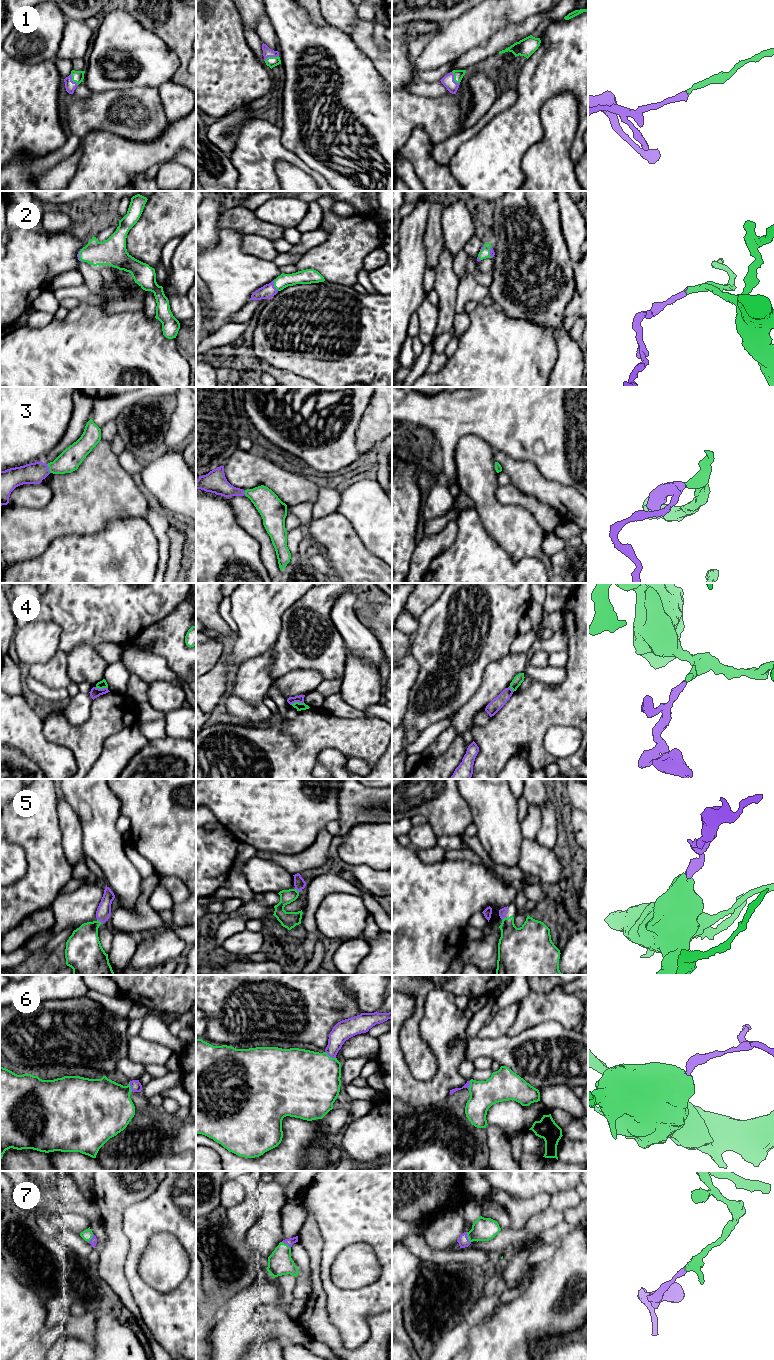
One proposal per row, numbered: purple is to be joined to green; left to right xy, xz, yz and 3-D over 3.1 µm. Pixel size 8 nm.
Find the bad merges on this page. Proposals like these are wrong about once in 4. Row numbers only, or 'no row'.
4

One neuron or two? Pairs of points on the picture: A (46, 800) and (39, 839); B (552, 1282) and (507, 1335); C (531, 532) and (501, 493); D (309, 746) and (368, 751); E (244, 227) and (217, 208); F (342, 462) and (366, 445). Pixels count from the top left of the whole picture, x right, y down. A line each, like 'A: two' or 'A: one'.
A: one
B: one
C: two
D: one
E: two
F: two

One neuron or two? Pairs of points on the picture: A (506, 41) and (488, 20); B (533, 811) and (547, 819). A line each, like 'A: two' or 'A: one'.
A: two
B: two

